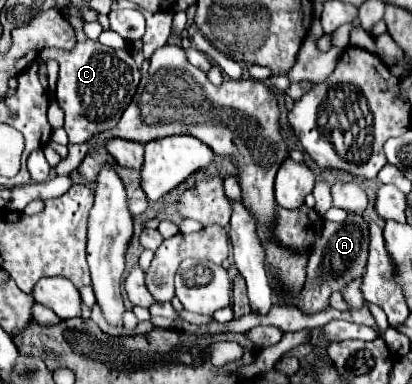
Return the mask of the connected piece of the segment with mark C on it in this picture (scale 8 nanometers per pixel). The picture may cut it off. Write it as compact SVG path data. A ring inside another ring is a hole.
M81 16L69 18L73 28L77 30L77 44L73 50L53 50L45 48L41 52L39 62L45 64L49 58L55 58L59 62L59 80L57 80L57 100L61 108L65 110L65 132L69 136L69 144L85 142L97 132L103 132L105 128L117 126L125 106L129 106L137 84L139 84L139 72L133 56L127 50L113 50L99 42L89 40L83 34L83 20Z

